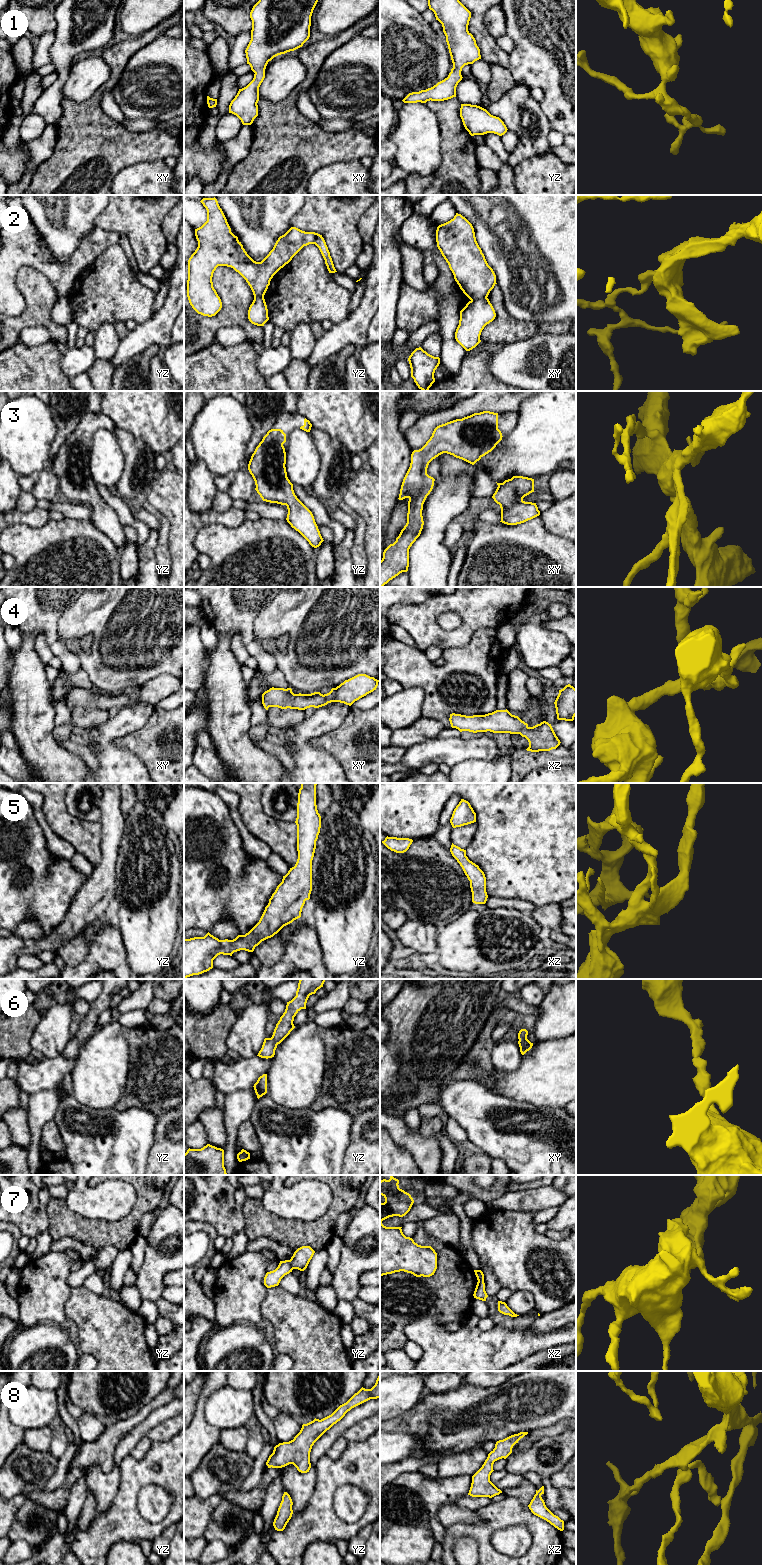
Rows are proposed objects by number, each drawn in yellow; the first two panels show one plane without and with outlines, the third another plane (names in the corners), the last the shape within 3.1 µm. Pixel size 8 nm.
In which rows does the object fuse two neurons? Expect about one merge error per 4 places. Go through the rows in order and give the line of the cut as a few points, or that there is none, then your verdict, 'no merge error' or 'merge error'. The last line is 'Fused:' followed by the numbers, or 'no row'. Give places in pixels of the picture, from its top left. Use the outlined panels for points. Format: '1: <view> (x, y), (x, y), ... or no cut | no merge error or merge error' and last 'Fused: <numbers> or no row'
1: no cut | no merge error
2: xy (486, 297), (471, 301) | merge error
3: no cut | no merge error
4: no cut | no merge error
5: no cut | no merge error
6: no cut | no merge error
7: yz (288, 1260), (292, 1269) | merge error
8: no cut | no merge error
Fused: 2, 7

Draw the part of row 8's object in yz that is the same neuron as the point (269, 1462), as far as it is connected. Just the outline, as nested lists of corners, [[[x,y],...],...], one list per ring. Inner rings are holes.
[[[380,1375],[371,1389],[362,1387],[331,1415],[321,1420],[315,1418],[313,1421],[303,1424],[300,1432],[293,1440],[276,1445],[266,1465],[268,1468],[282,1468],[293,1464],[299,1472],[309,1472],[311,1468],[310,1452],[314,1443],[352,1408],[370,1399],[377,1398],[380,1398]]]

